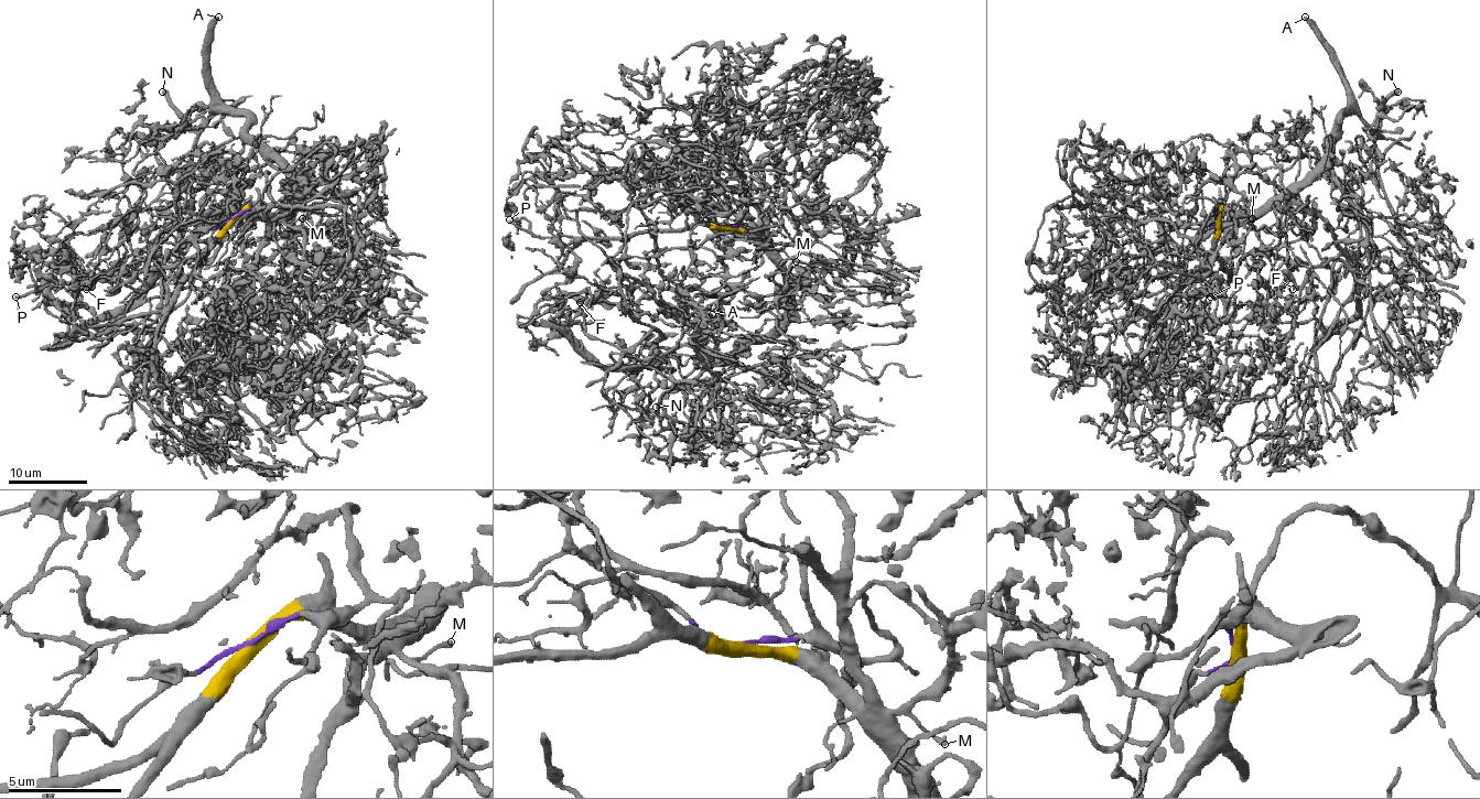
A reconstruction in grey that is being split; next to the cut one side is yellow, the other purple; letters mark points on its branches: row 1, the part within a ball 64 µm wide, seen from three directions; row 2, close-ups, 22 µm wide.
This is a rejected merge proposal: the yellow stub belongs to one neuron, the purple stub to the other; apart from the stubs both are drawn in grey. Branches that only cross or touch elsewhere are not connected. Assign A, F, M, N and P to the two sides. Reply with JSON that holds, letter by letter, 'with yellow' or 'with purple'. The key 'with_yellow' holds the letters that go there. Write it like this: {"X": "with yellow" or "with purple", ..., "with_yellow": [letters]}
{"A": "with yellow", "F": "with purple", "M": "with yellow", "N": "with yellow", "P": "with yellow", "with_yellow": ["A", "M", "N", "P"]}

